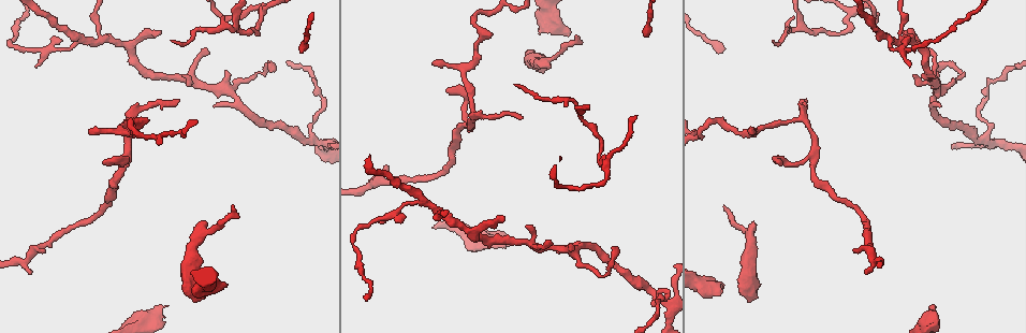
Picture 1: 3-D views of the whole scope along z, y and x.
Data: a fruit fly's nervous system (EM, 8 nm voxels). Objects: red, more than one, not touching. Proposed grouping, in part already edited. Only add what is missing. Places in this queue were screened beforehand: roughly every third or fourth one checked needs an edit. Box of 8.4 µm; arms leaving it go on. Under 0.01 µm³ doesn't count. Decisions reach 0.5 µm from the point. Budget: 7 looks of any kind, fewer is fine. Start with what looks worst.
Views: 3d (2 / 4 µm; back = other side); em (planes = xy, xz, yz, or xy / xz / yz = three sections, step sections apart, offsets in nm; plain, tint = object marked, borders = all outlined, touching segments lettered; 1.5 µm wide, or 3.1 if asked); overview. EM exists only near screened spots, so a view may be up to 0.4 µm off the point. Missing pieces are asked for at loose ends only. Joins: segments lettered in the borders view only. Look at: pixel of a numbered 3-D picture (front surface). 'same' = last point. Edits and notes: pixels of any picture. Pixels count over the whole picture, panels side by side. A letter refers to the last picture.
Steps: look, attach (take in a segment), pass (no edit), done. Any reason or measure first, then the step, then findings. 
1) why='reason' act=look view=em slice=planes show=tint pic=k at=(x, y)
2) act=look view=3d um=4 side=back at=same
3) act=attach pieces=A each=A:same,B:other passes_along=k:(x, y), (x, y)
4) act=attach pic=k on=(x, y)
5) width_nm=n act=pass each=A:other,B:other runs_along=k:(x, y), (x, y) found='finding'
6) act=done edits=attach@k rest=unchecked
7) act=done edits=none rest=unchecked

why='an open end' act=look view=3d um=4 pic=1 at=(162, 308)

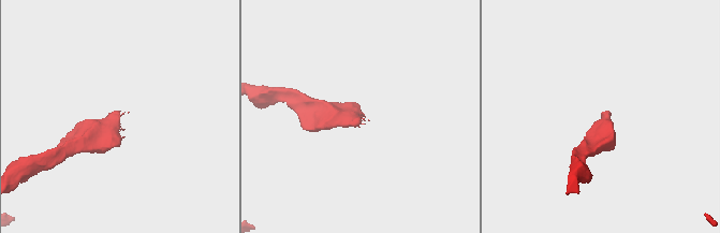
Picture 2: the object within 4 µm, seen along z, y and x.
why='shape alone is not enough' act=look view=em slice=planes show=tint pic=2 at=(602, 114)

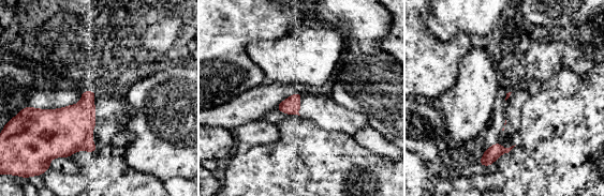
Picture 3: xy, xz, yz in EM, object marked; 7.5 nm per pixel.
why='see the neighbours' act=look view=em slice=planes show=borders at=same

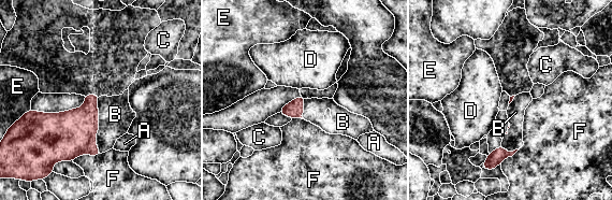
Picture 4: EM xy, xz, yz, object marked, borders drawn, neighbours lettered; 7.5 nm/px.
longest_contact=B:420nm act=attach pieces=B each=A:other,B:same,C:other,D:other,E:other,F:other found='the neuron continues'

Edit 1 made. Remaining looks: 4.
act=look view=overview

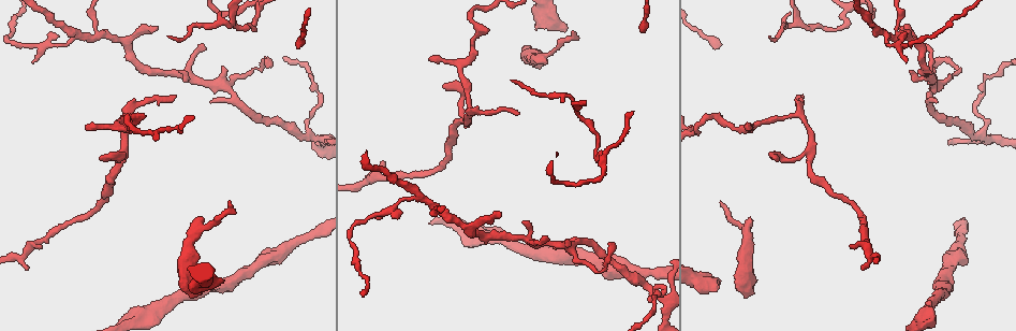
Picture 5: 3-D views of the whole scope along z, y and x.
why='free end' act=look view=3d um=4 pic=5 at=(227, 202)

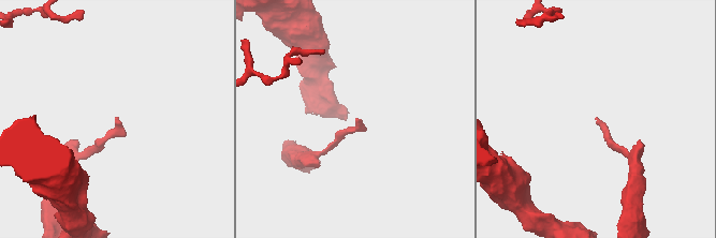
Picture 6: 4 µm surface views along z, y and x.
act=look view=em slice=planes show=borders pic=6 at=(598, 119)

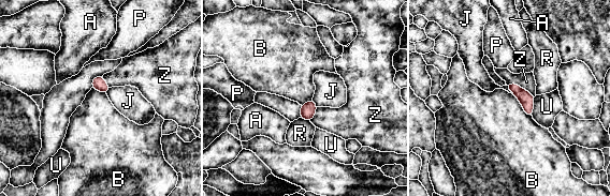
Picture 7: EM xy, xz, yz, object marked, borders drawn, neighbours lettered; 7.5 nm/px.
act=pass each=A:other,B:other,J:other,P:other,R:other,U:other,Z:other border=7:(506, 84), (518, 84), (534, 96) found='no lettered segment goes on from it'

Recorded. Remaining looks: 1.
act=done edits=attach@4 rest=unchecked

